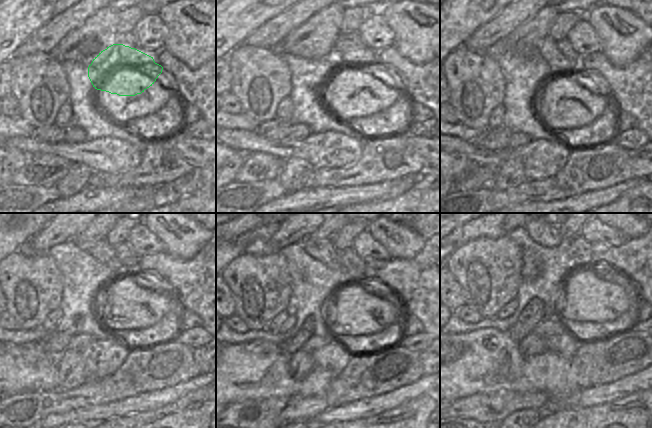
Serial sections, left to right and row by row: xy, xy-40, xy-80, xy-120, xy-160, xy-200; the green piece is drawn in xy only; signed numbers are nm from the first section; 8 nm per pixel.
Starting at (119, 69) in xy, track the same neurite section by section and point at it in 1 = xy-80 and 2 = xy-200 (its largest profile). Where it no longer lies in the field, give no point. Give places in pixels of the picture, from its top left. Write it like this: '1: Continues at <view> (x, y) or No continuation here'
1: Continues at xy-80 (569, 90)
2: Continues at xy-200 (585, 297).

